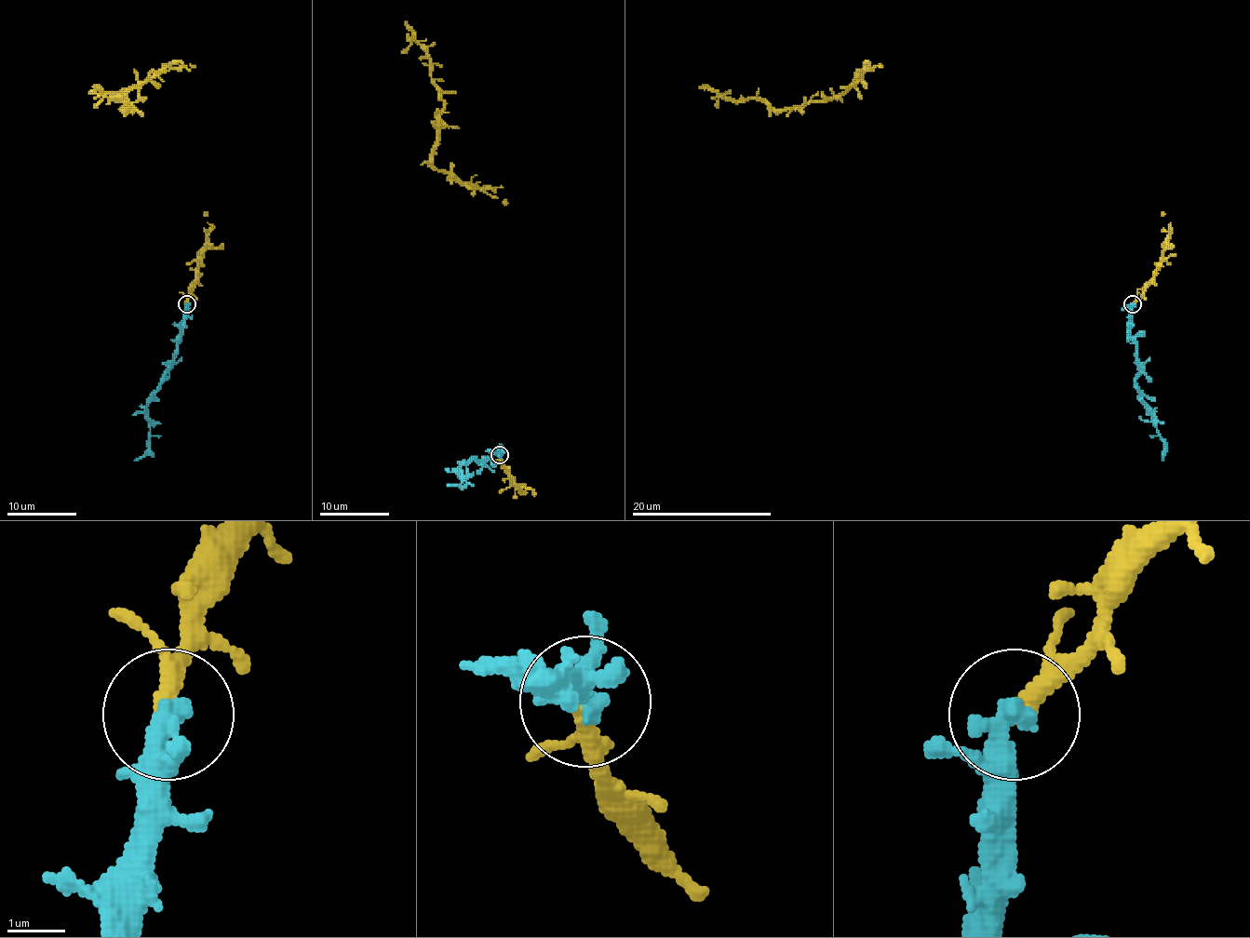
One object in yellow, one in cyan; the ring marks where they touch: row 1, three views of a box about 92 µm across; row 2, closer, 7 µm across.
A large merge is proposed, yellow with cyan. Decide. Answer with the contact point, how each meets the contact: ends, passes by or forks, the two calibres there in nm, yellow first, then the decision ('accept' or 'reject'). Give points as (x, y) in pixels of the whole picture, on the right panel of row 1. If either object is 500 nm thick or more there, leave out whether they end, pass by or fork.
place (1133, 304); yellow ends; cyan passes by; calibres 320 and 320 nm; accept

